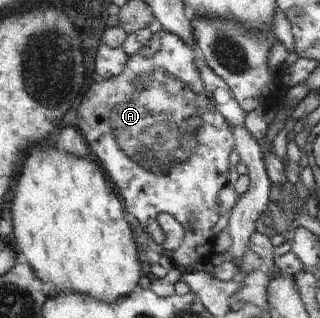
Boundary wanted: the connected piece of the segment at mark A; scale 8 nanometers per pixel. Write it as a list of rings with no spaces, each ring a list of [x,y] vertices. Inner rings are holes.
[[[164,28],[159,32],[156,32],[152,39],[149,41],[148,46],[141,49],[135,56],[131,56],[127,67],[125,67],[125,73],[121,77],[113,77],[113,79],[96,79],[93,85],[90,85],[89,89],[81,96],[81,100],[77,104],[78,107],[78,128],[82,133],[87,143],[89,143],[90,149],[93,149],[93,157],[100,163],[102,169],[109,173],[110,180],[113,181],[114,187],[121,195],[121,201],[125,201],[125,211],[134,216],[140,223],[143,231],[152,236],[152,239],[159,245],[165,243],[165,231],[163,227],[159,225],[157,217],[161,213],[169,213],[175,220],[177,220],[184,228],[184,238],[182,243],[171,257],[175,267],[191,267],[197,261],[197,247],[205,247],[206,252],[212,252],[211,246],[211,227],[217,223],[219,215],[217,215],[217,205],[215,205],[215,195],[217,191],[227,183],[227,171],[229,171],[229,165],[227,165],[227,157],[231,157],[231,151],[234,151],[233,145],[235,144],[235,138],[232,136],[232,127],[228,121],[225,121],[224,117],[221,117],[220,113],[209,101],[204,91],[204,86],[201,85],[201,79],[197,75],[197,61],[195,61],[195,49],[185,43],[181,37],[169,33],[169,30]]]

